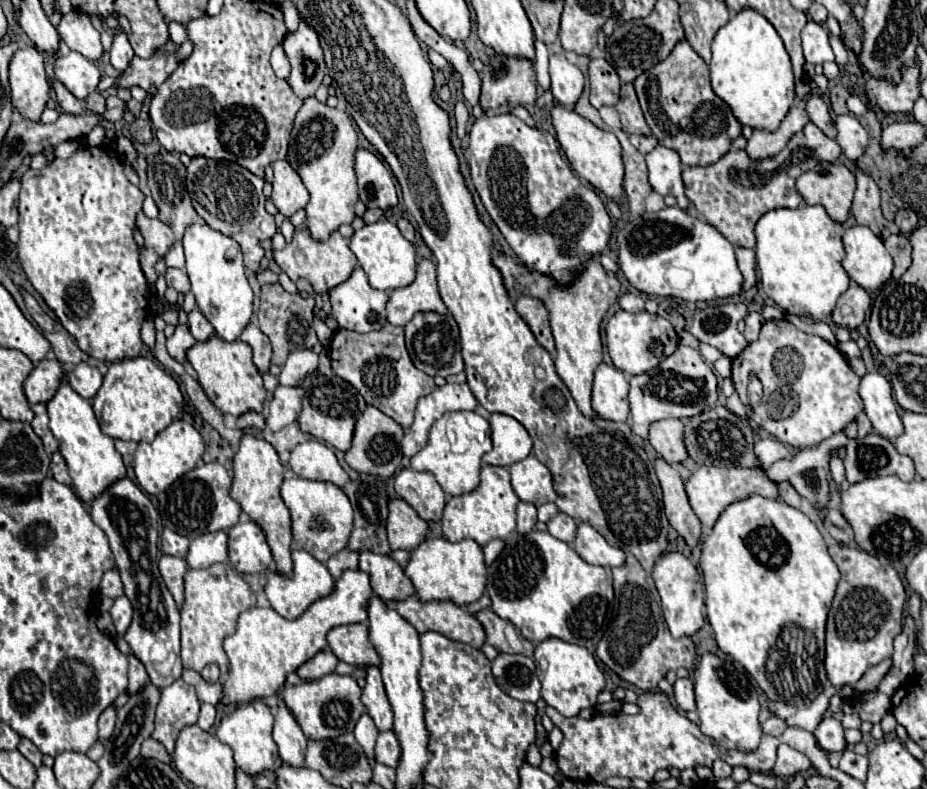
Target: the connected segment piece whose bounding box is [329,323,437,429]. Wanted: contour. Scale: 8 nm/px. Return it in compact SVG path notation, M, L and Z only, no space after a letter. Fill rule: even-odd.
M387 323L381 331L373 331L369 335L357 335L355 331L339 329L333 335L329 357L331 367L339 377L349 381L367 403L395 419L403 429L411 427L419 397L425 397L437 389L433 377L413 367L405 349L403 327Z

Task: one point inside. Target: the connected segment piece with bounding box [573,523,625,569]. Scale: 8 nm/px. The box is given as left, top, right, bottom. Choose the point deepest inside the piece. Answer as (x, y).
(589, 544)

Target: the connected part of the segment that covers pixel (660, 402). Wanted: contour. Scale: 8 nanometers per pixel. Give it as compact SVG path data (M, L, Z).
M679 345L673 355L669 355L661 365L651 369L649 373L641 373L631 377L629 381L629 403L631 403L631 419L633 431L647 437L649 423L667 419L667 417L693 417L699 415L705 407L711 407L717 401L717 377L701 359L697 349Z

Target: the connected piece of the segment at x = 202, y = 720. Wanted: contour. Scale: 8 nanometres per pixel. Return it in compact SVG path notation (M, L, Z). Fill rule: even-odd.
M203 703L203 705L201 705L201 715L199 715L199 723L197 723L197 725L199 725L203 731L209 731L213 723L215 723L215 705Z

